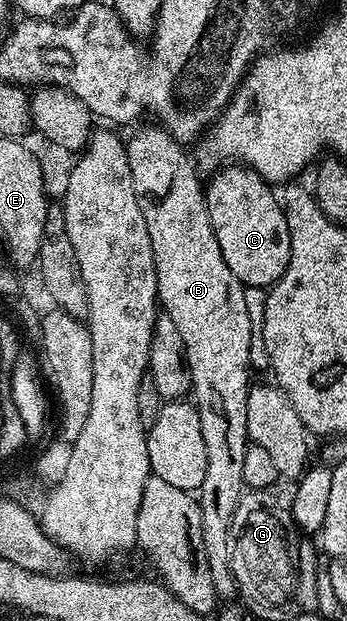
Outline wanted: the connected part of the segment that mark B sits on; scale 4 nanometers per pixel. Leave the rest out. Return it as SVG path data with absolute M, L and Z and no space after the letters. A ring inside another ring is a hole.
M152 124L128 138L127 163L131 163L135 199L139 199L139 211L143 211L147 235L151 235L157 300L164 316L175 323L183 338L185 362L193 380L191 397L199 411L203 443L207 443L207 475L199 500L211 583L218 598L233 599L239 593L233 574L233 520L246 488L243 455L247 455L251 443L247 431L251 319L247 315L246 286L231 275L231 267L227 267L223 251L219 251L219 239L215 239L205 202L205 185L197 178L199 169L194 158L185 154L186 146L164 127Z

